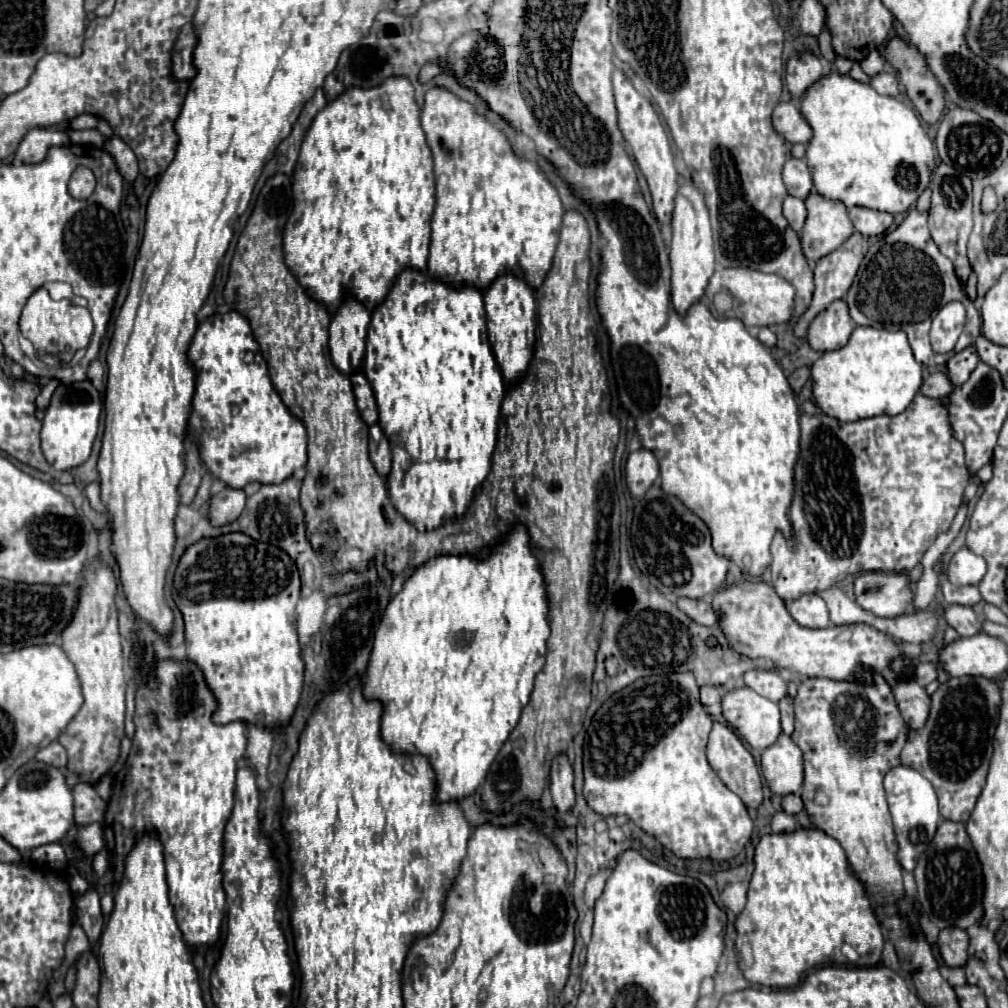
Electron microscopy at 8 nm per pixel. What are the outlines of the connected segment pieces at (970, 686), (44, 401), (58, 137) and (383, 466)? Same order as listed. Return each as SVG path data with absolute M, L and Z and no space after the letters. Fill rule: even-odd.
M952 677L948 683L932 695L932 709L926 725L922 729L910 731L906 747L902 749L902 765L920 771L936 789L940 801L940 815L948 821L968 821L970 813L980 797L988 765L992 757L992 737L1000 715L1000 689L994 681L984 677Z
M52 379L48 385L44 385L42 391L40 391L40 395L38 395L38 399L36 399L36 405L42 407L42 409L46 409L48 403L50 403L50 399L52 399L52 395L54 395L54 391L56 391L56 387L58 387L56 379Z
M32 129L22 139L16 151L16 161L42 163L50 147L64 147L64 145L70 145L70 139L62 129Z
M378 423L370 425L370 459L376 471L382 477L386 477L390 471L390 463L392 463L392 449L388 445L388 437L384 435Z

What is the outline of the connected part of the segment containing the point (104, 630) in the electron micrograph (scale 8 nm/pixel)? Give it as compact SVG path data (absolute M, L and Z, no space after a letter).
M100 565L96 573L84 571L86 585L80 587L80 597L76 605L74 619L62 631L62 649L68 659L74 663L82 693L84 705L68 727L60 733L60 745L68 753L66 765L66 783L70 789L78 783L96 785L102 775L106 775L116 759L120 757L120 739L124 739L124 715L126 715L126 679L128 669L122 651L122 639L118 633L118 611L114 605L116 581L114 573Z

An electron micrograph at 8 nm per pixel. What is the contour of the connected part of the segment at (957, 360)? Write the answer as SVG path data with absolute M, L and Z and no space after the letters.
M966 347L964 351L952 355L946 363L948 371L948 379L952 379L952 385L962 385L968 381L970 373L976 369L978 363L978 355L976 355L976 347Z

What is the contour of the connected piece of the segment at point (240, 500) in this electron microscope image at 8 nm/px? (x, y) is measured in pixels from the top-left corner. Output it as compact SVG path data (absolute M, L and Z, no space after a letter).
M226 487L220 493L210 497L210 511L208 511L208 519L214 527L222 527L228 523L234 523L240 513L244 511L246 505L246 495L242 489L232 489Z

